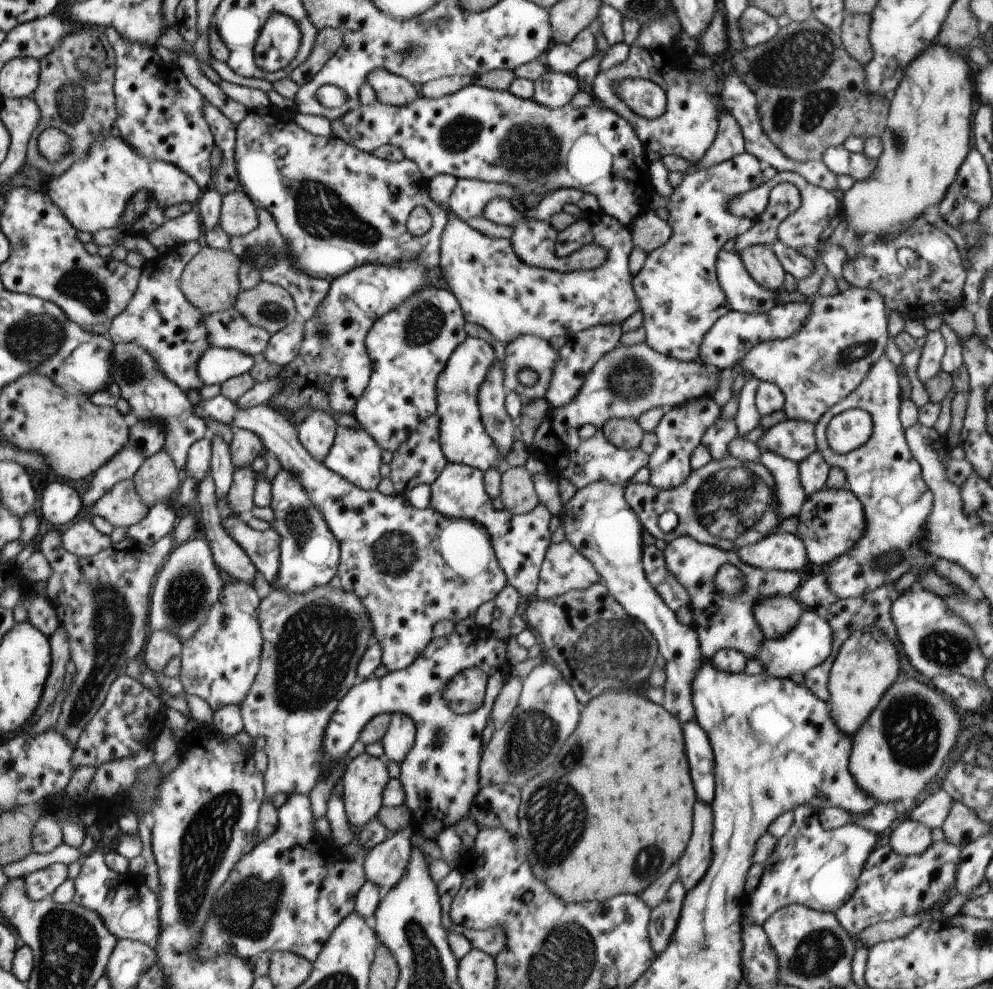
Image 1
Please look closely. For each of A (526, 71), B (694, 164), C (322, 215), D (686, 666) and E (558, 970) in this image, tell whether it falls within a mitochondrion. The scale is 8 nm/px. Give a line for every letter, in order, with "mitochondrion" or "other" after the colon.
A: other
B: other
C: mitochondrion
D: other
E: mitochondrion

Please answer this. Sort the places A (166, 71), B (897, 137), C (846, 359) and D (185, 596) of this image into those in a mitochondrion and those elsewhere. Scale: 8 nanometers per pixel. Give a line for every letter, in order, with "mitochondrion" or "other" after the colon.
A: other
B: mitochondrion
C: mitochondrion
D: mitochondrion

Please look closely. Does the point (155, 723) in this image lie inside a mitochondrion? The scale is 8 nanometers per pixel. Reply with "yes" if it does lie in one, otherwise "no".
no

